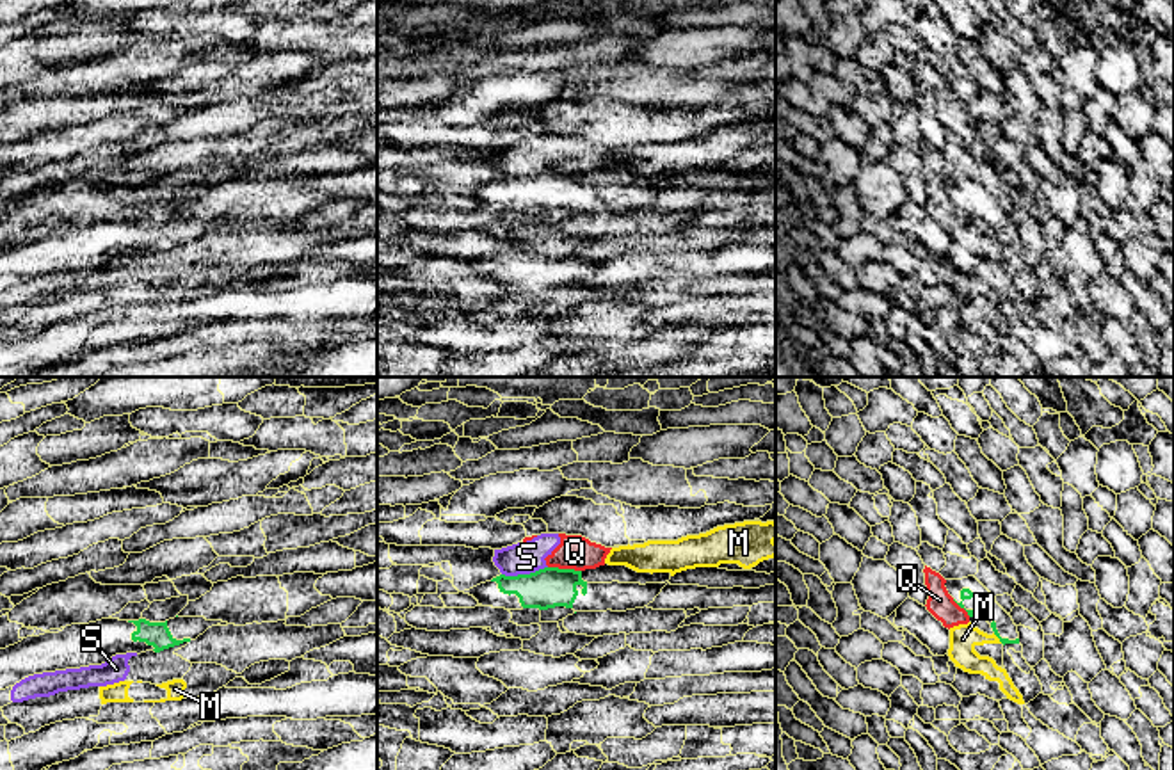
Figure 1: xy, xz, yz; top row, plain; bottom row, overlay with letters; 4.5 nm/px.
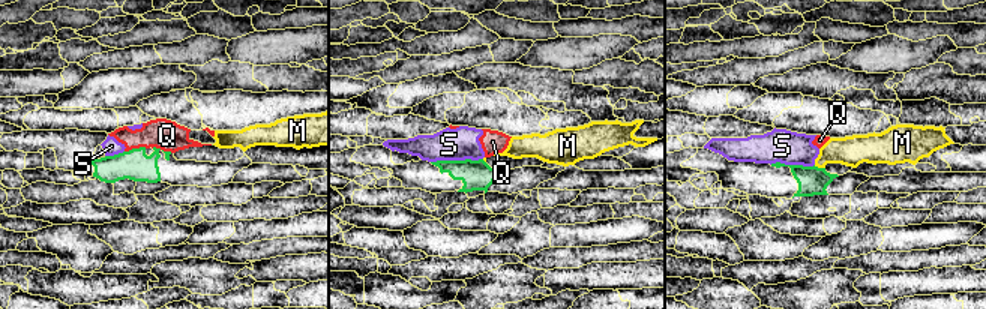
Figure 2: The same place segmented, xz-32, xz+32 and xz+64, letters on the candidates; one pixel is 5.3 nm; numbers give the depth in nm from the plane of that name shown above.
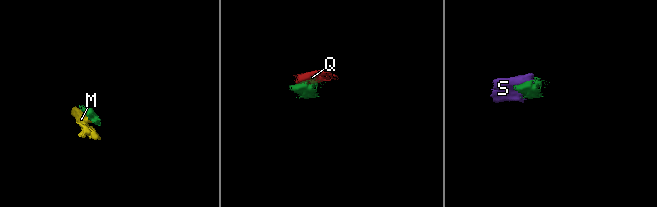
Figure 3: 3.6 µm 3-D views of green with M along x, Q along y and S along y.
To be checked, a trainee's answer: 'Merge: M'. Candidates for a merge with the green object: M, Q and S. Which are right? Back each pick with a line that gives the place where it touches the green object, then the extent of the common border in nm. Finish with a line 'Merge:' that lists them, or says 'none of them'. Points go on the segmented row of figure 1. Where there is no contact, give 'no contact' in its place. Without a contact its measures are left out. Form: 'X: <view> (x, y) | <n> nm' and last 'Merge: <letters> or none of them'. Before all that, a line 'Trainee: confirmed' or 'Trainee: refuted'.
Trainee: refuted
Merge: none of them

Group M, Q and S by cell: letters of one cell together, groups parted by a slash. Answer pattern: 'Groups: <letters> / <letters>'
Groups: M / Q S

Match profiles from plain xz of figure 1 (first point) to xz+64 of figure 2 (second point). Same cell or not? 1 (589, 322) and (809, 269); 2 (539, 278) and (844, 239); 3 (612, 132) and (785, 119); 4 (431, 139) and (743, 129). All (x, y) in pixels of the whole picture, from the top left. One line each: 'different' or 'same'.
1: different
2: different
3: same
4: same

